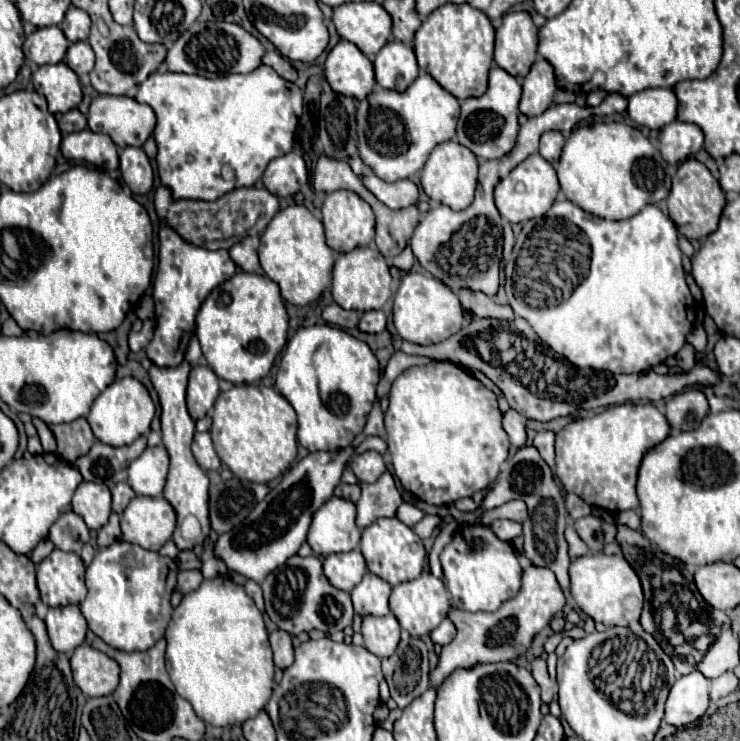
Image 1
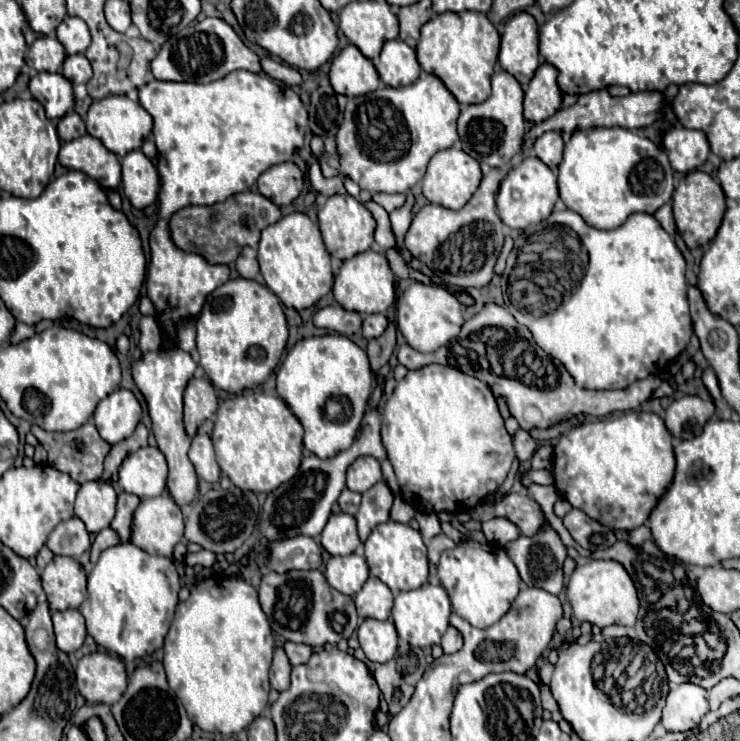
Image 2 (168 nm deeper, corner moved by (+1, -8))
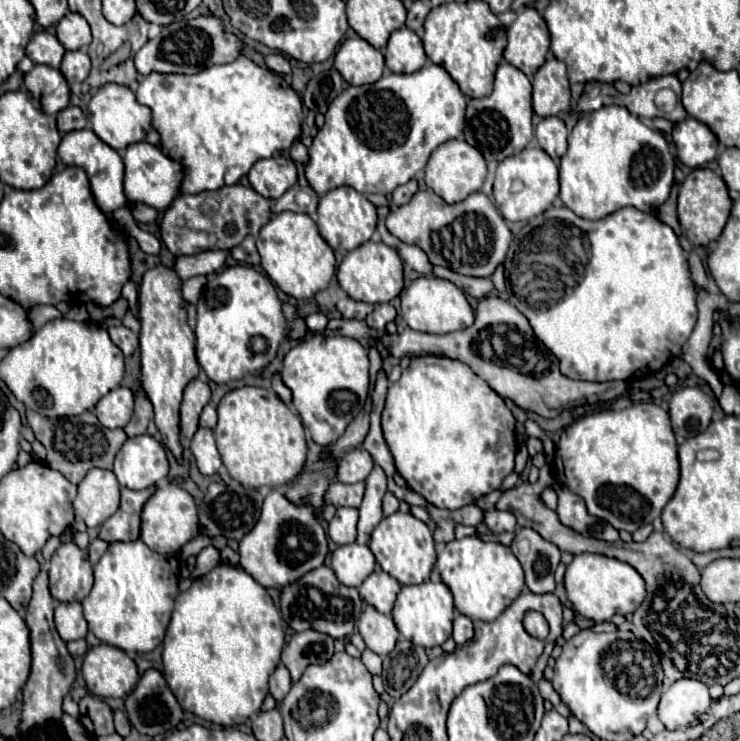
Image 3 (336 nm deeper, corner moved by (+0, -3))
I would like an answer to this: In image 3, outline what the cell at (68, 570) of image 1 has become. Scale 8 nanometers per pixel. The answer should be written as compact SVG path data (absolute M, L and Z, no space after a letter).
M61 543L49 565L49 589L57 601L81 601L93 587L93 569L87 553L75 543Z

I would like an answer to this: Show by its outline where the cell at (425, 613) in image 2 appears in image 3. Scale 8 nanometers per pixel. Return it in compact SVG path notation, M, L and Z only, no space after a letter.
M419 583L419 585L407 585L401 587L397 601L395 601L395 609L393 609L393 619L397 623L399 633L409 639L413 645L419 647L437 647L443 645L449 637L451 637L451 623L453 623L453 597L447 585L443 583Z

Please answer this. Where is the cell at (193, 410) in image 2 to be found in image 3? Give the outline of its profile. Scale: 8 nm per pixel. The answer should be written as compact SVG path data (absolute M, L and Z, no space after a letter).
M193 379L185 387L183 401L181 401L181 423L179 423L181 435L185 439L191 439L193 433L197 431L197 427L199 427L199 415L201 415L203 407L209 403L209 397L211 397L209 385L203 383L203 381L199 381L199 379Z

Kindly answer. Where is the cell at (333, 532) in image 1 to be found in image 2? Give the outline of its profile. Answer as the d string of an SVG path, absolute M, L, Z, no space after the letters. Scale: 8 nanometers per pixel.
M346 512L332 514L320 534L320 544L332 556L348 556L356 552L356 548L360 546L360 538L356 532L354 516Z

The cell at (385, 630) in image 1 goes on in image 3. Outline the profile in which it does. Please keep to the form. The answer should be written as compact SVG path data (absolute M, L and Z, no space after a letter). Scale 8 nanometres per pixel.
M365 607L365 611L359 617L357 623L359 635L363 637L367 649L371 649L373 653L385 657L389 655L389 651L393 651L395 643L397 643L397 627L393 623L393 617L379 613L375 607Z

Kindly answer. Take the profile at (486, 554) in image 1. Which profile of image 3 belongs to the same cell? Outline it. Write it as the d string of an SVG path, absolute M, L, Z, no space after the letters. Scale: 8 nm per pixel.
M465 537L461 541L449 541L437 557L437 569L441 581L451 589L455 599L455 609L469 619L493 621L513 603L525 587L525 577L521 563L513 555L511 547L483 541L479 537Z

